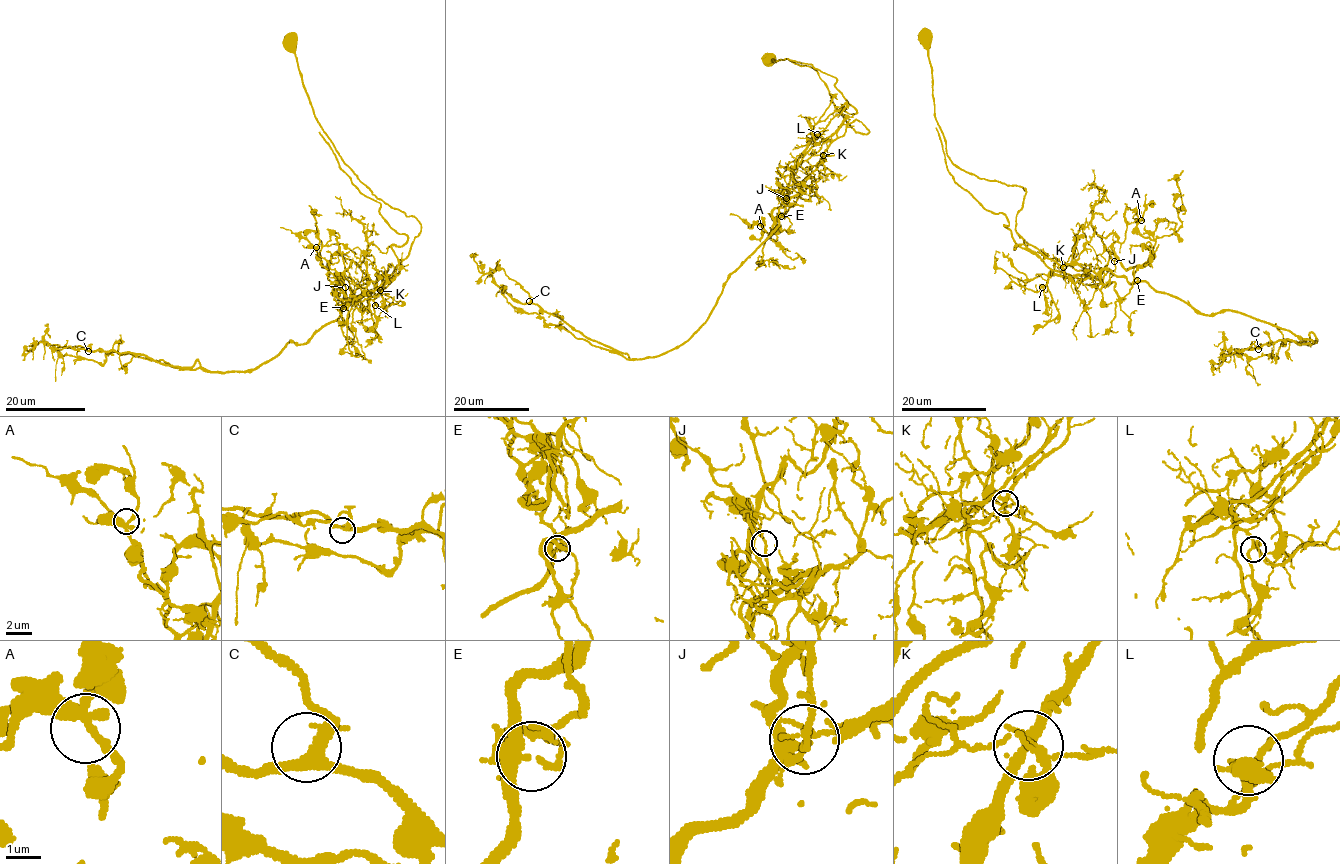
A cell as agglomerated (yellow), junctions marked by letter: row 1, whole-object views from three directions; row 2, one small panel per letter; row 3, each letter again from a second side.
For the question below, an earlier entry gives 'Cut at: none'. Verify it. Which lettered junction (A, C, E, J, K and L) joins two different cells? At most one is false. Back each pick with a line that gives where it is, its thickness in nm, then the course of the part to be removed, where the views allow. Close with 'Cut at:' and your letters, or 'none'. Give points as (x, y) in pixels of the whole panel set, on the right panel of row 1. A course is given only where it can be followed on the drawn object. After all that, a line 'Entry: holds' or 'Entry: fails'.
J: at (1114, 261); 130 nm thick; foreign part runs (1113, 261), (1110, 254), (1098, 275), (1076, 278), (1021, 248), (1005, 215), (987, 211), (948, 170), (936, 128)
Cut at: J
Entry: fails

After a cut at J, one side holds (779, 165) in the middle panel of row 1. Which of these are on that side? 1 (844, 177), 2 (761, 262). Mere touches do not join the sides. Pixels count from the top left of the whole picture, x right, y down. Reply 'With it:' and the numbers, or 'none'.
With it: 1

